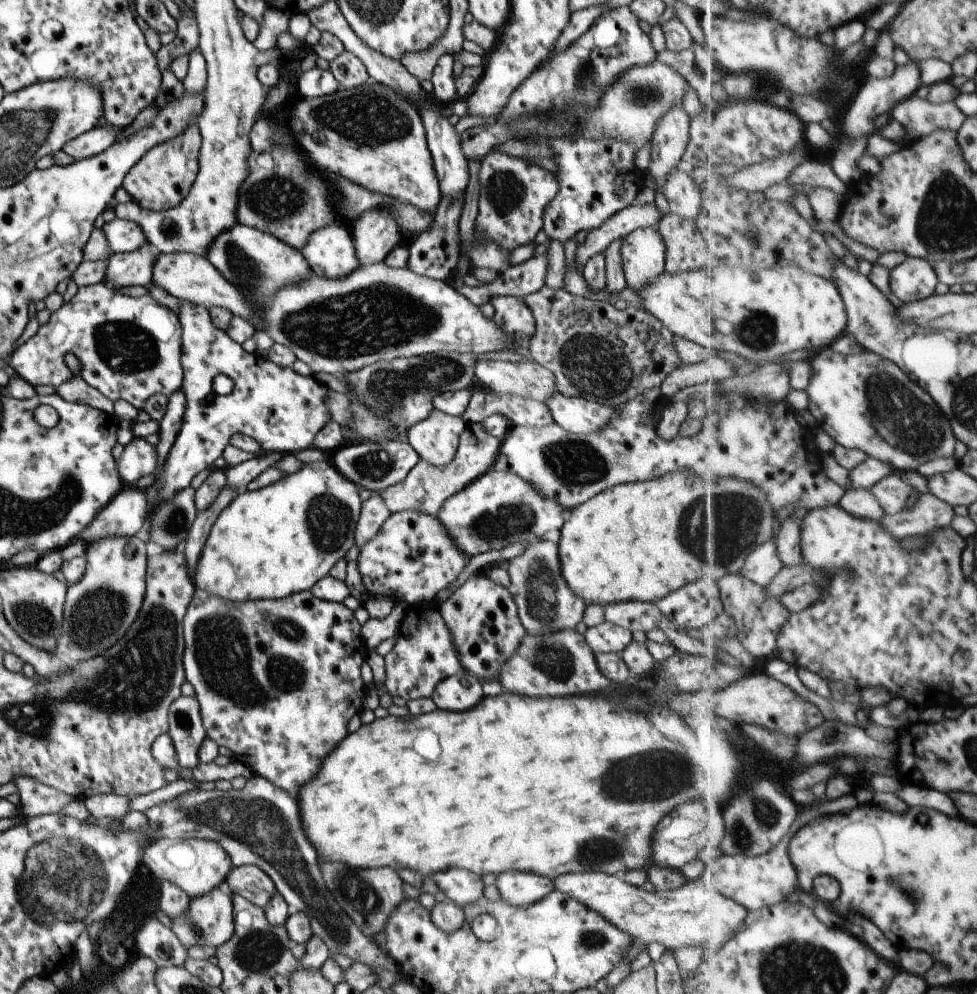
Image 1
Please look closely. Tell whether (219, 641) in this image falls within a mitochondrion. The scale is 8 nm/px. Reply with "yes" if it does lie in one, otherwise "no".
yes

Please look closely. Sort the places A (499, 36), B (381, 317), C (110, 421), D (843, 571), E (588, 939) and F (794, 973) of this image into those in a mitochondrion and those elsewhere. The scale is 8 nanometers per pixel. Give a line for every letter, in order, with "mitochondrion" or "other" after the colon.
A: other
B: mitochondrion
C: other
D: mitochondrion
E: mitochondrion
F: mitochondrion

